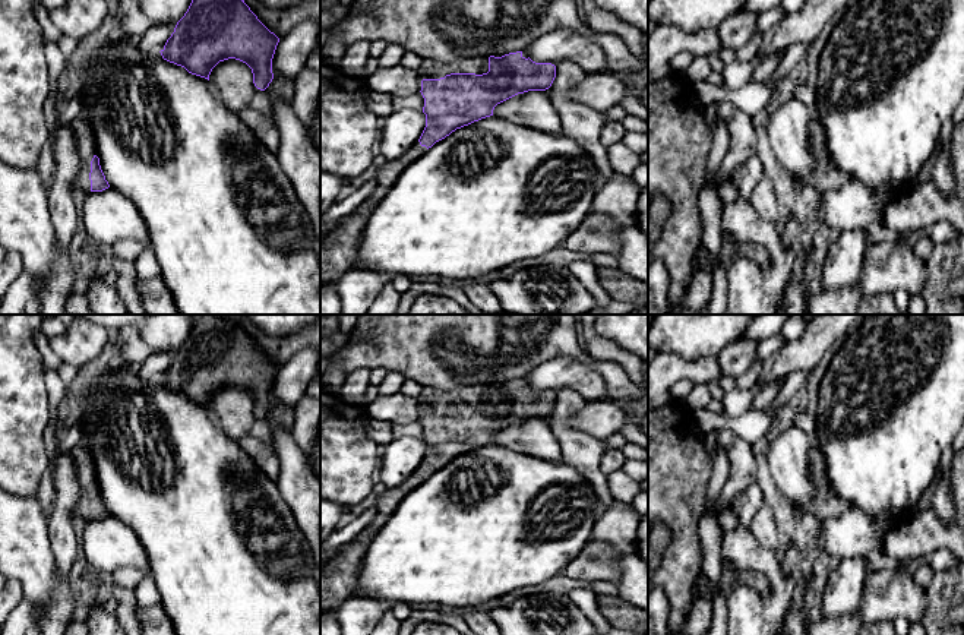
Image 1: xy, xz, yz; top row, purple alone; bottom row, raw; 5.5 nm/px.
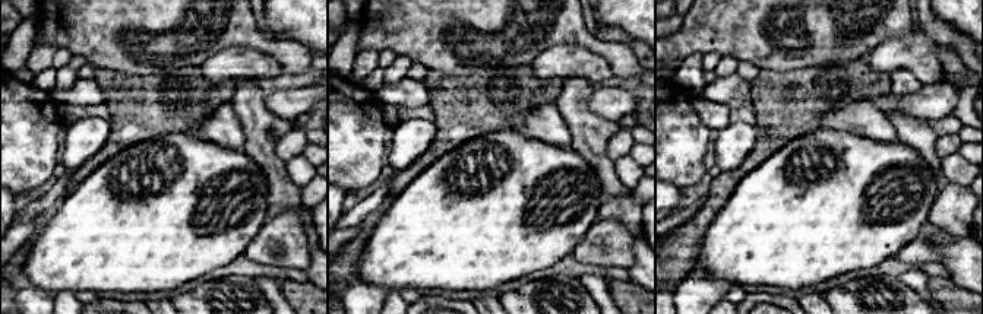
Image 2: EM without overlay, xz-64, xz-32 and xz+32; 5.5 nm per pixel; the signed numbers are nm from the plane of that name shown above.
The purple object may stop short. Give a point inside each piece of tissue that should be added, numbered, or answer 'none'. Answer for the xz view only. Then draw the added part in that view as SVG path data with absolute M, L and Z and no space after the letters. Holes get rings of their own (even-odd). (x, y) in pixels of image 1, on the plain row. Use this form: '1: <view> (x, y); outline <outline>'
1: xz (477, 392); outline M489 383L472 385L468 388L455 388L451 391L423 389L418 397L421 407L440 407L451 401L475 401L489 399Z
2: xz (338, 577); outline M417 468L402 484L388 489L377 497L376 516L353 541L342 546L331 560L320 565L320 612L335 610L357 590L363 559L376 533L386 524L401 500L427 478Z

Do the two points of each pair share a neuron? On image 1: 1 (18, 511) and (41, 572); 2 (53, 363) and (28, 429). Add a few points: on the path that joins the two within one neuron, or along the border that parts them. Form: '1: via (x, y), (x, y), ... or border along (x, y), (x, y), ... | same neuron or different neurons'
1: via (18, 525), (18, 546), (28, 558) | same neuron
2: border along (35, 331), (35, 347), (44, 365) | different neurons

